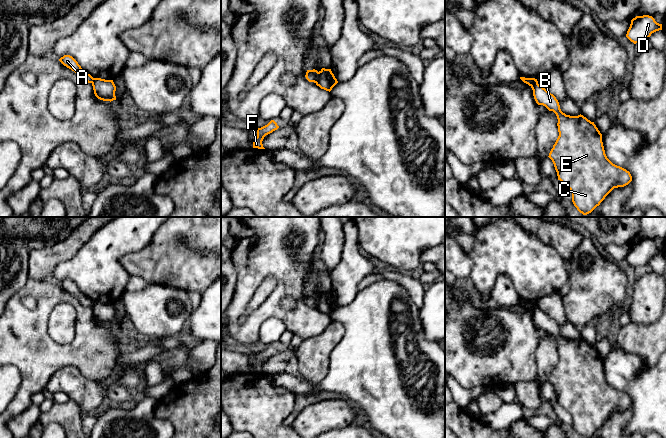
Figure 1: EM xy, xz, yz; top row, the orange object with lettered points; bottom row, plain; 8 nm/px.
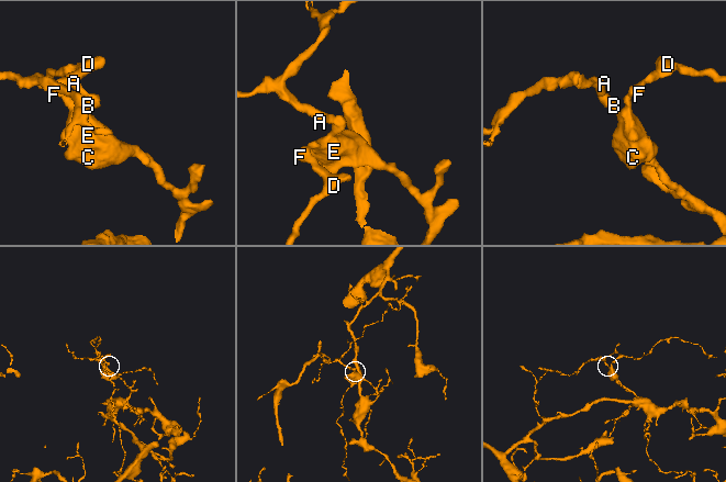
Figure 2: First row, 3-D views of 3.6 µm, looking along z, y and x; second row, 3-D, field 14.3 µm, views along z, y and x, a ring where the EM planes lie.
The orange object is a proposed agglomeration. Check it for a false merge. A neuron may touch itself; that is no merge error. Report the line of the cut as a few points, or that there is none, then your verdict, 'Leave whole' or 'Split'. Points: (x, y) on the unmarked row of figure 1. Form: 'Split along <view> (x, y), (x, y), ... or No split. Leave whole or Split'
Split along xz (318, 296), (315, 306). Split

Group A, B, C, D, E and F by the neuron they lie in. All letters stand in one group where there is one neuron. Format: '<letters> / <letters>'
A / B C D E F

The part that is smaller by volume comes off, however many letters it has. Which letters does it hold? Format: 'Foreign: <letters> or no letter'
Foreign: A

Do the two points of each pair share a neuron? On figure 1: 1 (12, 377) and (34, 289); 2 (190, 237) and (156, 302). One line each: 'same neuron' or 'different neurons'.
1: different neurons
2: different neurons

